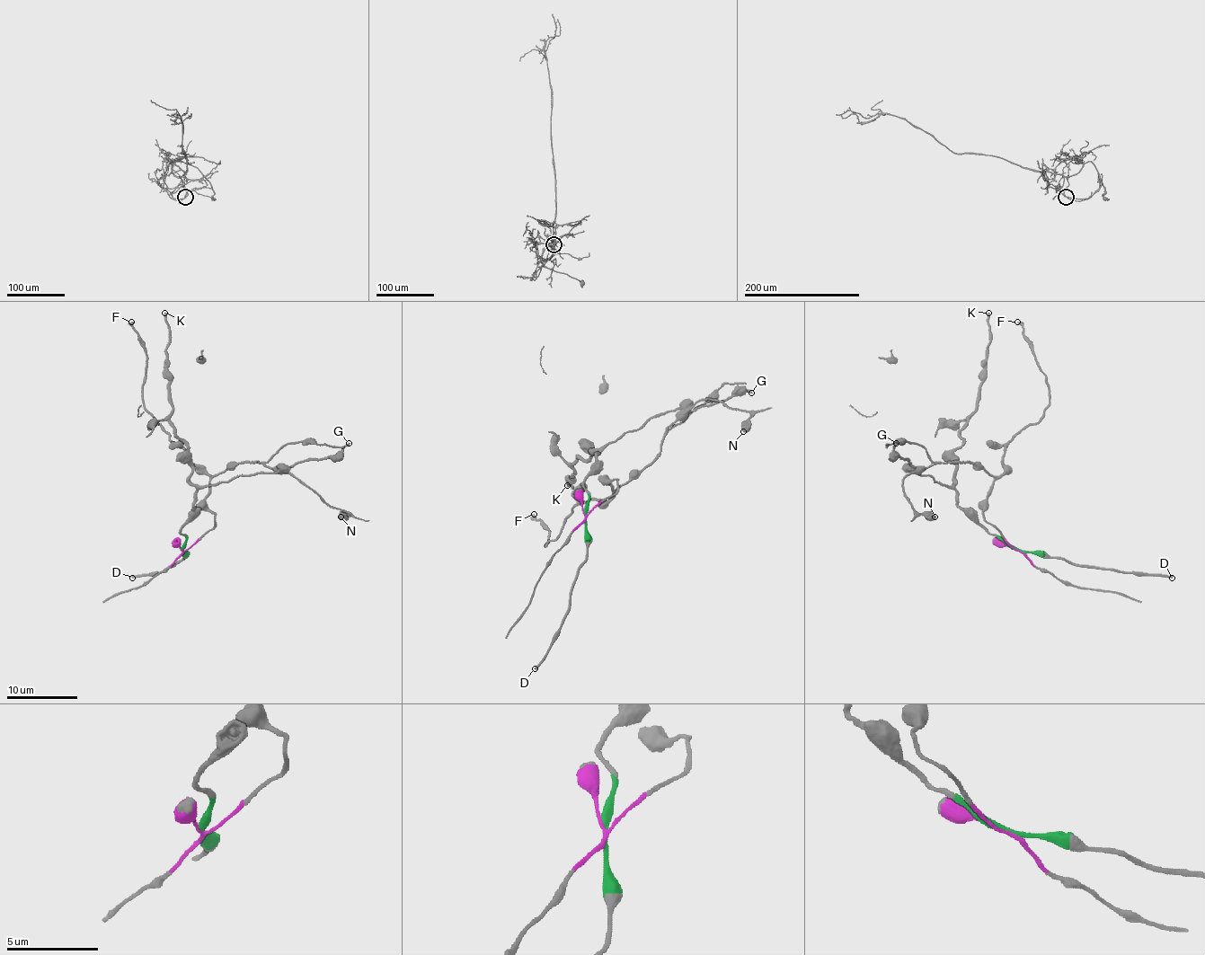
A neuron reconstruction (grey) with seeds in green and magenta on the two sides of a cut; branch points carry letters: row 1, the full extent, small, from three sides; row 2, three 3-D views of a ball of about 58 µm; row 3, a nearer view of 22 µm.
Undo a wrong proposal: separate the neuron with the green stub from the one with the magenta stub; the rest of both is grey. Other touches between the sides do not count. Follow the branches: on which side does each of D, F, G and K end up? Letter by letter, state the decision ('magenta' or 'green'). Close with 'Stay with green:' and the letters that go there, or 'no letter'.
D: green
F: magenta
G: green
K: green
Stay with green: D, G, K

